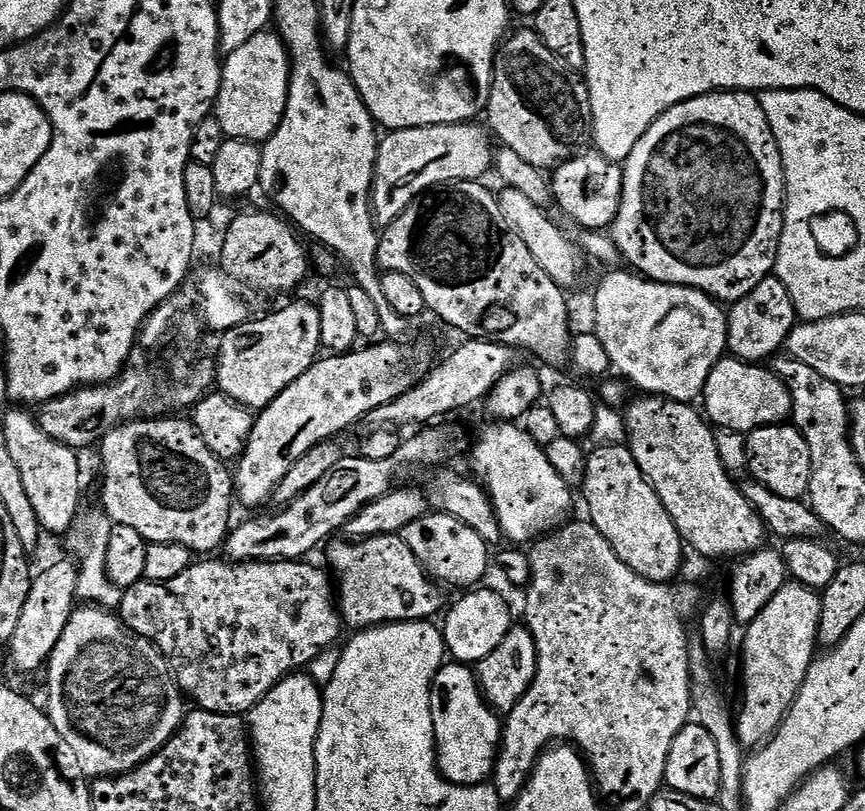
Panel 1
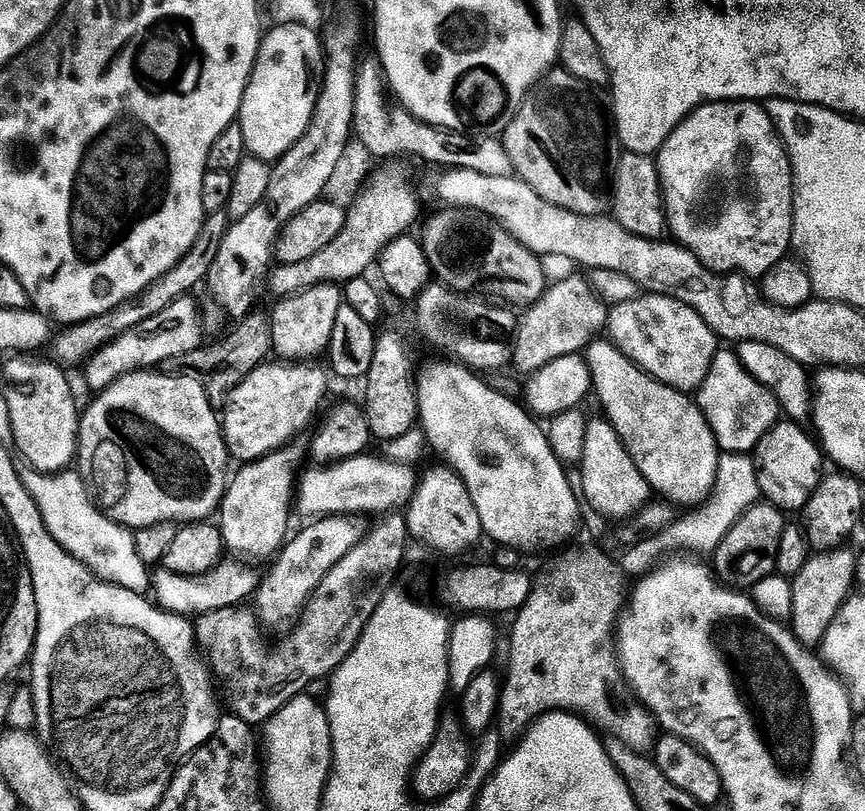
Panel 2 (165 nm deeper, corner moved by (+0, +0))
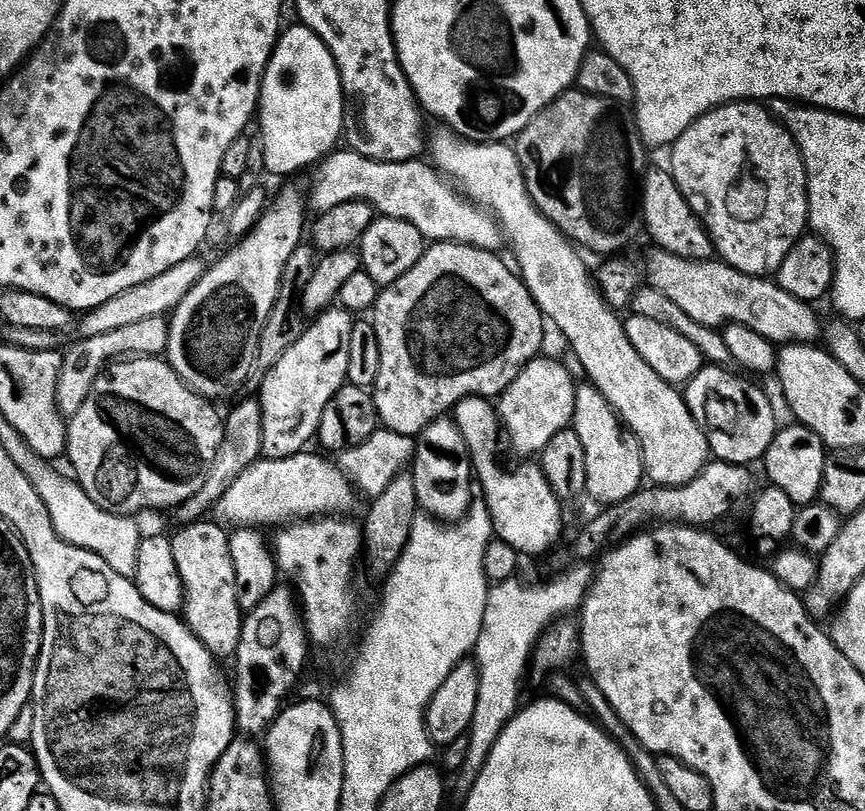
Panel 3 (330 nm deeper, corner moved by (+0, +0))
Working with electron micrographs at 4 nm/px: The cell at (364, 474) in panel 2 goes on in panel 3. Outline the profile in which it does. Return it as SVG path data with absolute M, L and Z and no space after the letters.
M305 450L290 458L278 458L269 460L261 458L253 462L226 490L226 494L220 500L218 512L219 519L228 526L264 526L260 524L276 524L275 526L284 526L293 518L323 518L333 514L344 514L352 504L352 492L354 485L352 481L345 476L335 463L323 460L320 456L311 456L311 451Z

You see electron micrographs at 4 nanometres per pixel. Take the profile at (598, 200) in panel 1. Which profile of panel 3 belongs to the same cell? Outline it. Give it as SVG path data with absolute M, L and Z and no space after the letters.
M652 168L644 176L644 224L655 247L662 252L687 260L712 260L714 249L710 234L686 202L682 190L674 182L671 171Z

